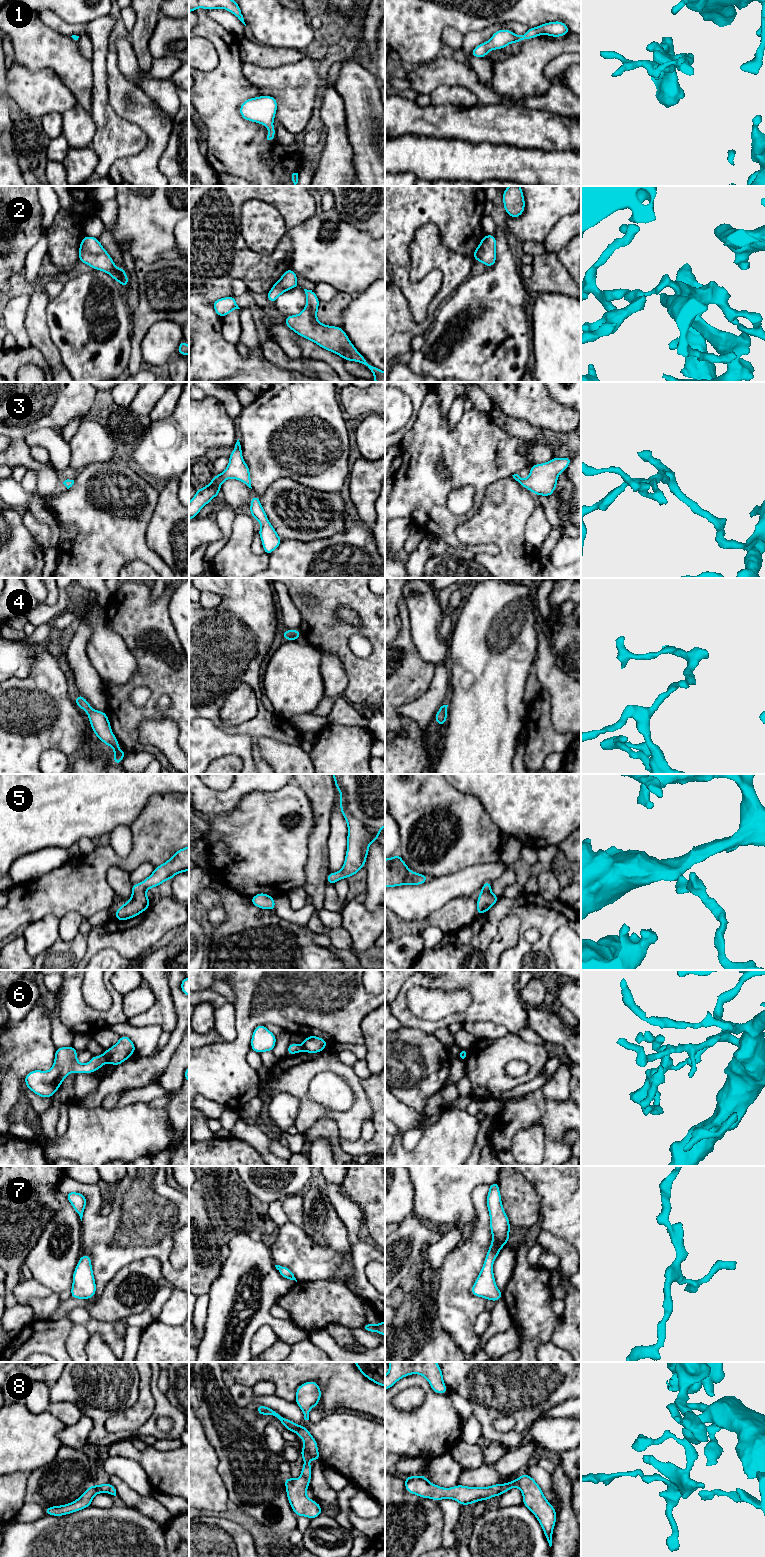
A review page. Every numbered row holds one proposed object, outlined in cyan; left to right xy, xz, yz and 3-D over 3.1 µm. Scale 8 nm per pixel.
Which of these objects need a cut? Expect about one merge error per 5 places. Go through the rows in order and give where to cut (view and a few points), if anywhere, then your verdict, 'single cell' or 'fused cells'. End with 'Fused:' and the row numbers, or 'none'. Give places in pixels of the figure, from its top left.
1: no cut; single cell
2: no cut; single cell
3: no cut; single cell
4: no cut; single cell
5: no cut; single cell
6: cut in xy along (103, 1054), (107, 1061); fused cells
7: no cut; single cell
8: no cut; single cell
Fused: 6

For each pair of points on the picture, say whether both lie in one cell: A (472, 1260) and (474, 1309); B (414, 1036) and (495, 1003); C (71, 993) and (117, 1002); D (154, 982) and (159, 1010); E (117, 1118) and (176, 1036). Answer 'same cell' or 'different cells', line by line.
A: same cell
B: different cells
C: same cell
D: same cell
E: different cells

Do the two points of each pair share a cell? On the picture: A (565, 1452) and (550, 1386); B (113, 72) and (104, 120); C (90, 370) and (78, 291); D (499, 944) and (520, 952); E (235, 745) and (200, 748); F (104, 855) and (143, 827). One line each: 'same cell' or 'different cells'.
A: different cells
B: different cells
C: same cell
D: different cells
E: same cell
F: same cell

